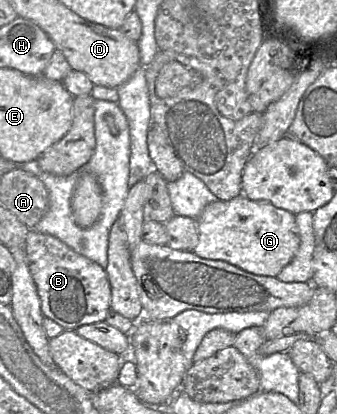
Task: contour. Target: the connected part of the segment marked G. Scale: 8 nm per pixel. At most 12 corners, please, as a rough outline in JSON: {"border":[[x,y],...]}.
{"border":[[243,194],[196,219],[193,253],[277,277],[296,216]]}

